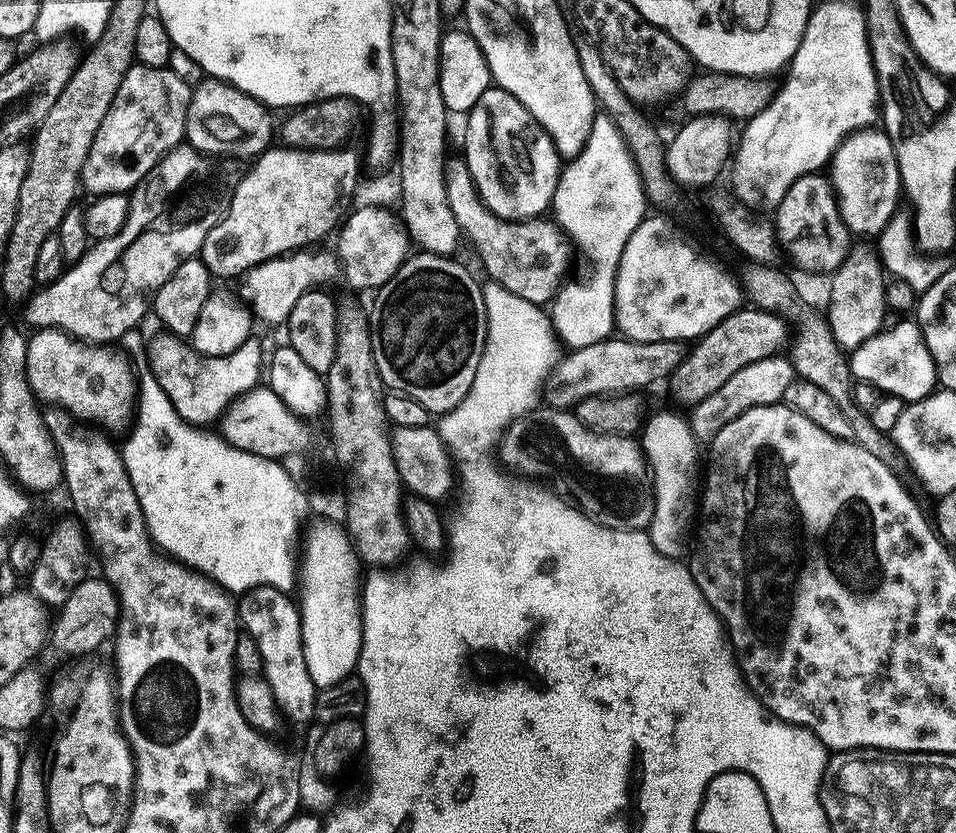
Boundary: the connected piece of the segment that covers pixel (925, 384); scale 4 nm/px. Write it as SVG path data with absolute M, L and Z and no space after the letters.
M904 318L901 324L885 327L874 338L870 338L850 356L852 375L857 381L872 384L881 393L897 396L905 402L921 400L932 395L938 388L936 363L930 358L920 325Z

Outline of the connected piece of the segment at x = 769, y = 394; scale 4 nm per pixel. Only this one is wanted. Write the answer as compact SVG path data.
M780 354L768 356L764 360L750 362L750 366L742 366L742 370L738 370L734 378L729 378L725 384L718 386L714 394L710 394L705 400L695 401L696 410L692 416L690 415L690 423L697 441L711 442L718 434L718 430L722 430L722 426L726 426L746 410L781 403L786 394L786 388L794 381L791 359L784 357L783 360L782 357L783 355Z

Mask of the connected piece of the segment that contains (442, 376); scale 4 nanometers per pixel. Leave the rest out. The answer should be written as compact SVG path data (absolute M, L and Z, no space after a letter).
M423 250L409 255L400 269L383 286L375 289L376 305L370 308L370 320L374 325L372 349L381 380L389 389L418 398L429 414L454 410L454 406L466 398L474 382L474 374L478 374L478 362L488 333L481 281L476 281L471 270L458 261L451 256L439 256Z

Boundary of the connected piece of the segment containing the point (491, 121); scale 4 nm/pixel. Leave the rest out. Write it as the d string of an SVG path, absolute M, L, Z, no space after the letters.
M489 86L467 118L462 155L484 205L504 222L543 217L552 207L562 171L562 157L543 125L518 98L499 86Z

